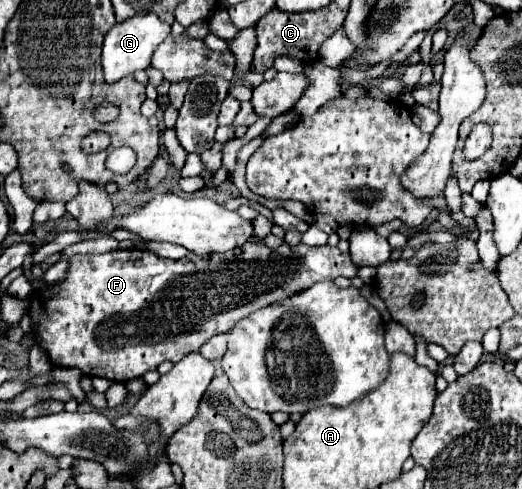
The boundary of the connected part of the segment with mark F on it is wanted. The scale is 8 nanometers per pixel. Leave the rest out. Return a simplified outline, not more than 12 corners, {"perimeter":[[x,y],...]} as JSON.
{"perimeter":[[306,243],[74,255],[28,315],[56,367],[130,381],[358,267]]}

